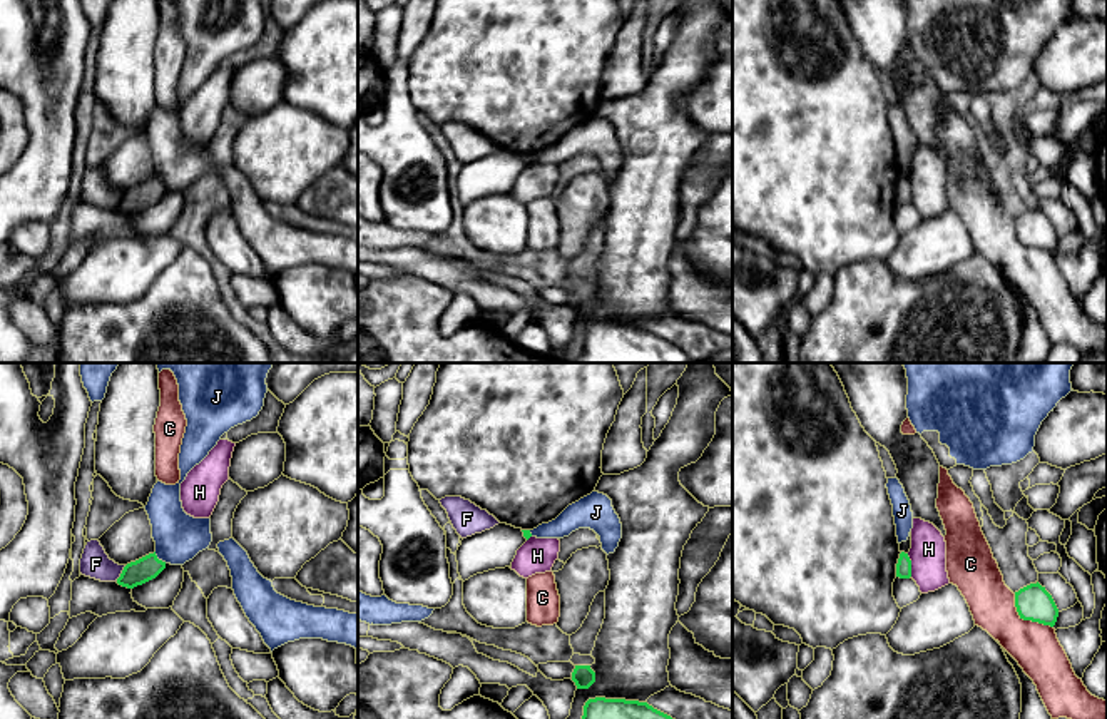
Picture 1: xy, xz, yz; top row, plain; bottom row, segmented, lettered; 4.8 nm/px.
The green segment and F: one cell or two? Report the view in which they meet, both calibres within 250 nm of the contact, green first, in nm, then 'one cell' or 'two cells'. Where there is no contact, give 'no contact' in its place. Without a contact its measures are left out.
xy | 120/140 nm | two cells

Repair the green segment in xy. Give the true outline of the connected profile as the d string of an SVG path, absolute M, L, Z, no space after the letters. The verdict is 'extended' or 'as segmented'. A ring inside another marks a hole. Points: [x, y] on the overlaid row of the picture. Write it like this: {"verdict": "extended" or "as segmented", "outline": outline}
{"verdict": "as segmented", "outline": "M156 552L149 553L135 562L124 567L117 584L127 589L142 585L156 579L166 569L166 562L159 560Z"}

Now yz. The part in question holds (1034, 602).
{"verdict": "as segmented", "outline": "M1038 582L1015 592L1015 607L1020 619L1050 627L1055 625L1059 617L1052 595Z"}

